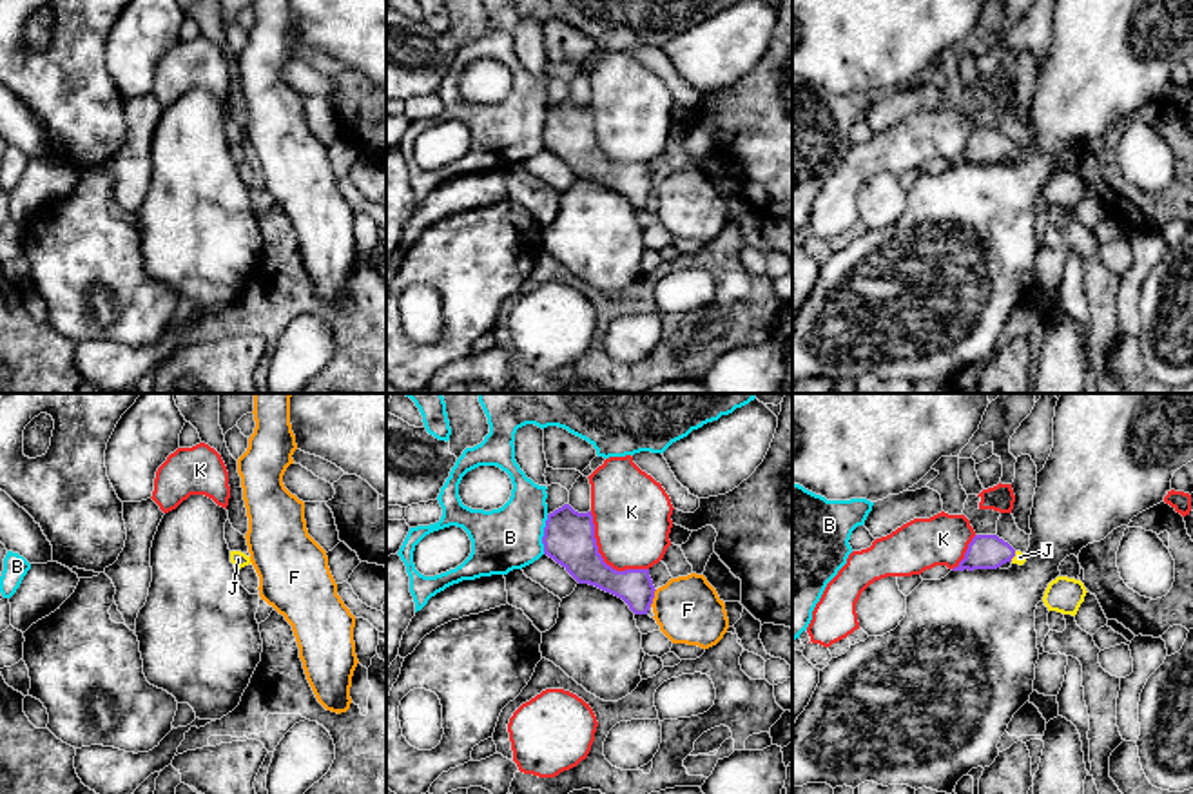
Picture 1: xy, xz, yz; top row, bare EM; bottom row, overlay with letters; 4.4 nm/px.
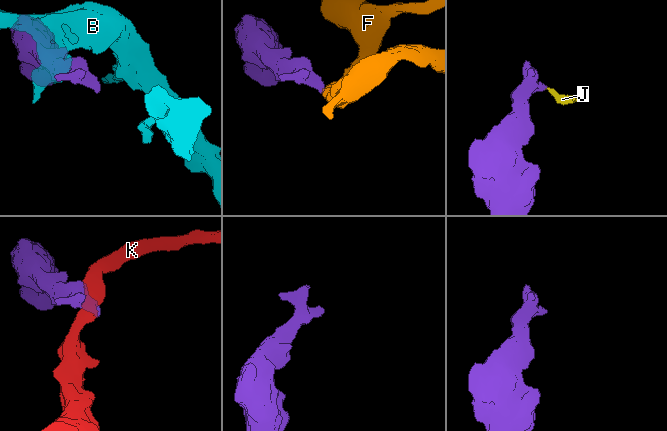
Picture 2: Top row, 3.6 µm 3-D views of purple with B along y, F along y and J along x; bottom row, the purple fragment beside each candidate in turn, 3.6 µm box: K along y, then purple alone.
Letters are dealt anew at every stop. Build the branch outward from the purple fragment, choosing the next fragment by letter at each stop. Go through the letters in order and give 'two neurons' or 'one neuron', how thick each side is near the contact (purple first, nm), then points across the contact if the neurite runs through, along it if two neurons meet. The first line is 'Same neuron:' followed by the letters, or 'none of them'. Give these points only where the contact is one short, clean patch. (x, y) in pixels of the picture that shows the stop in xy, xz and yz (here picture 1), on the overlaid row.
Same neuron: J
B: two neurons | 220/280 nm
F: two neurons | 160/300 nm | along xz (657, 590), (649, 606)
J: one neuron | 160/50 nm | across yz (985, 551), (1014, 555), (1019, 557)
K: two neurons | 220/360 nm

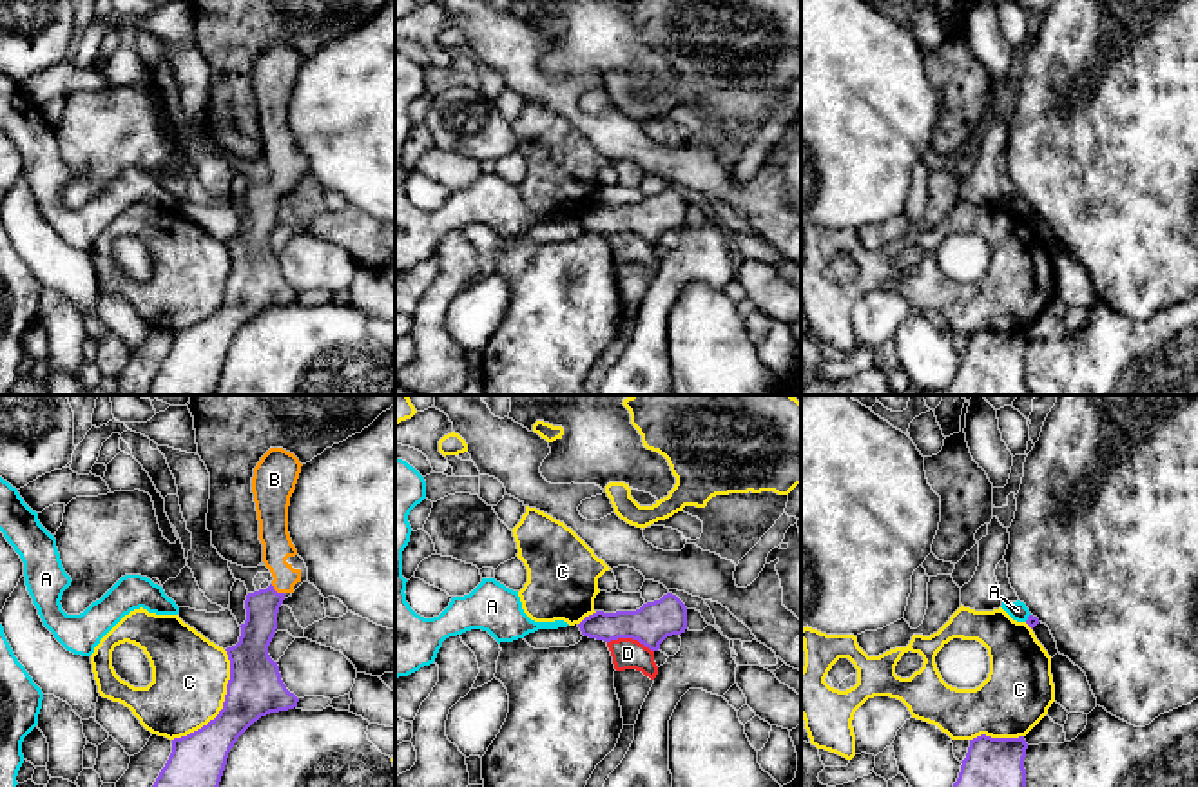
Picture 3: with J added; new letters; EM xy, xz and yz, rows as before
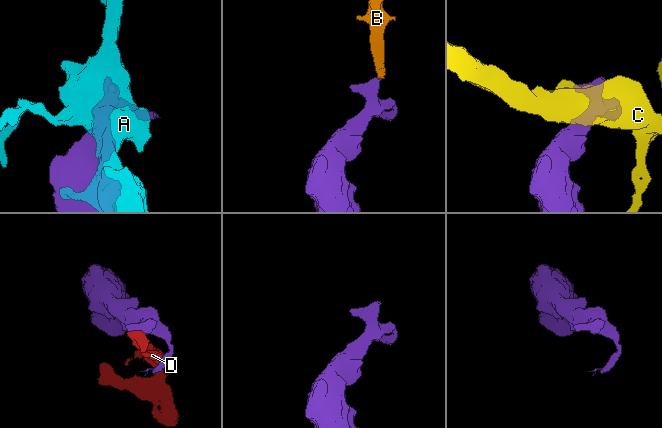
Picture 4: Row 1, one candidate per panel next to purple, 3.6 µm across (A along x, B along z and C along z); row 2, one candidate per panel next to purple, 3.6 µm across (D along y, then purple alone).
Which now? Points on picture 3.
Same neuron: B
A: two neurons | 50/80 nm | along yz (1030, 613), (1024, 621)
B: one neuron | 150/130 nm | across xy (261, 606), (276, 592), (274, 535)
C: two neurons | 240/340 nm
D: two neurons | 180/140 nm | along xz (608, 641), (637, 639), (653, 651)

